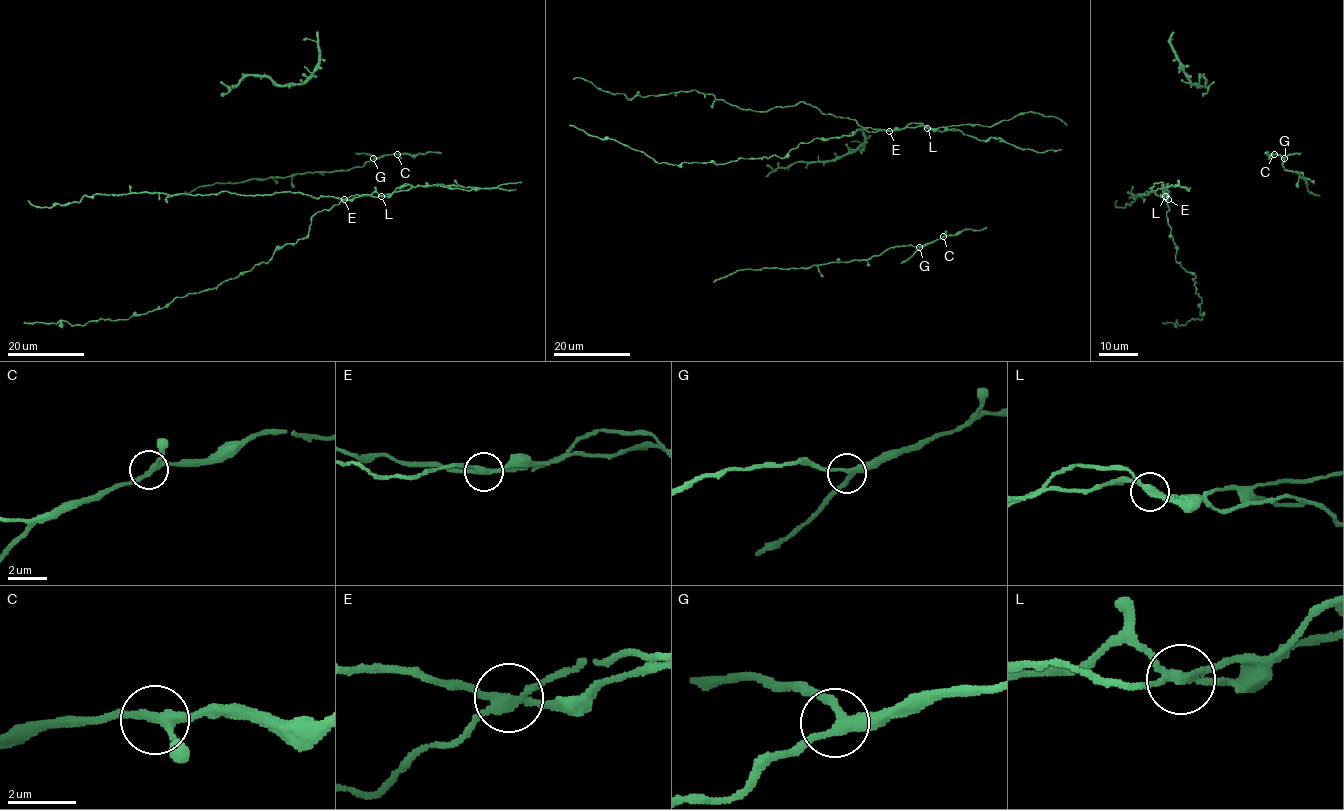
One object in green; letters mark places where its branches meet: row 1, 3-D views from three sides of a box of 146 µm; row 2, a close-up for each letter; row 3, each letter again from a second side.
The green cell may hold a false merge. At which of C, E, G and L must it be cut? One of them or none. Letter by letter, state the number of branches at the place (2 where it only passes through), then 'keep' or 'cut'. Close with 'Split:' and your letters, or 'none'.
C: 3 | keep
E: 4 | keep
G: 3 | keep
L: 4 | keep
Split: none

